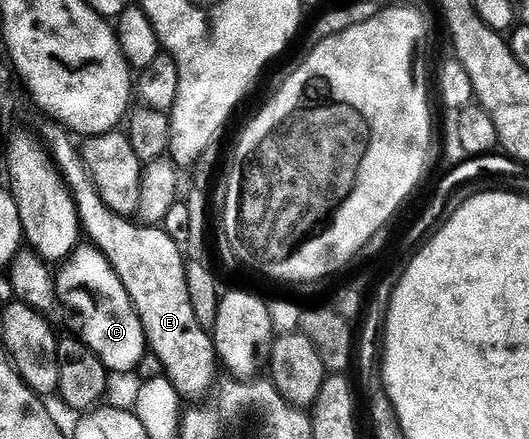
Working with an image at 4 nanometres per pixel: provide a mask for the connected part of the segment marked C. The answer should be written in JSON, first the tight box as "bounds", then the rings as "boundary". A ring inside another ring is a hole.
{"bounds":[56,244,147,374],"boundary":[[[92,244],[78,245],[56,273],[58,299],[79,312],[83,334],[81,340],[115,374],[118,368],[134,373],[147,352],[145,332],[139,311],[126,287],[112,269],[106,256]]]}

